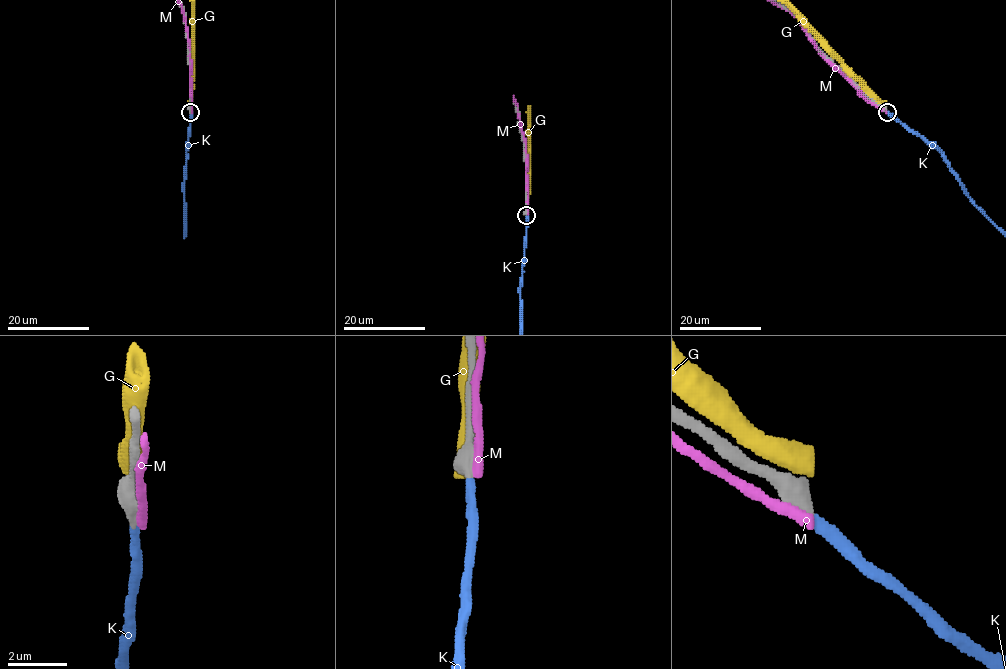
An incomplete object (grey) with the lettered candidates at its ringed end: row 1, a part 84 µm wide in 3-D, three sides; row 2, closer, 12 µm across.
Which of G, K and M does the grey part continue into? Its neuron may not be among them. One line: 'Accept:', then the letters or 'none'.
Accept: K

